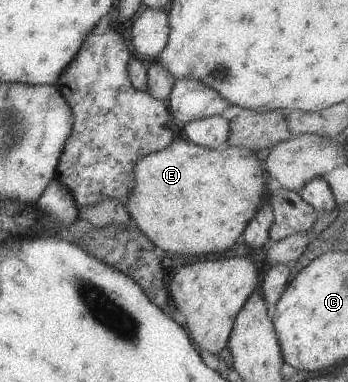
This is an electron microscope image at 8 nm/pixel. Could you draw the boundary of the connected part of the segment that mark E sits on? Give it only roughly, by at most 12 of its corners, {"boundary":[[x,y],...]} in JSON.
{"boundary":[[174,137],[125,207],[162,254],[221,253],[264,201],[249,148]]}

